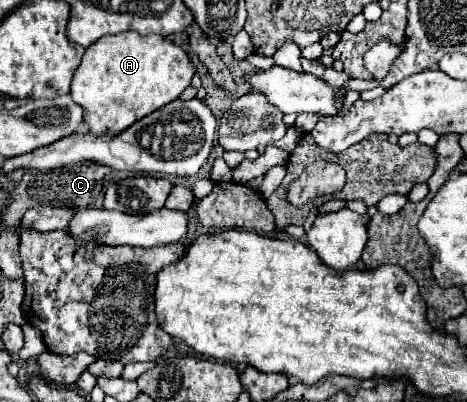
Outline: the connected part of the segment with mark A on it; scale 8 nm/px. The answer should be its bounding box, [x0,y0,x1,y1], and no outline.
[70,31,194,137]

